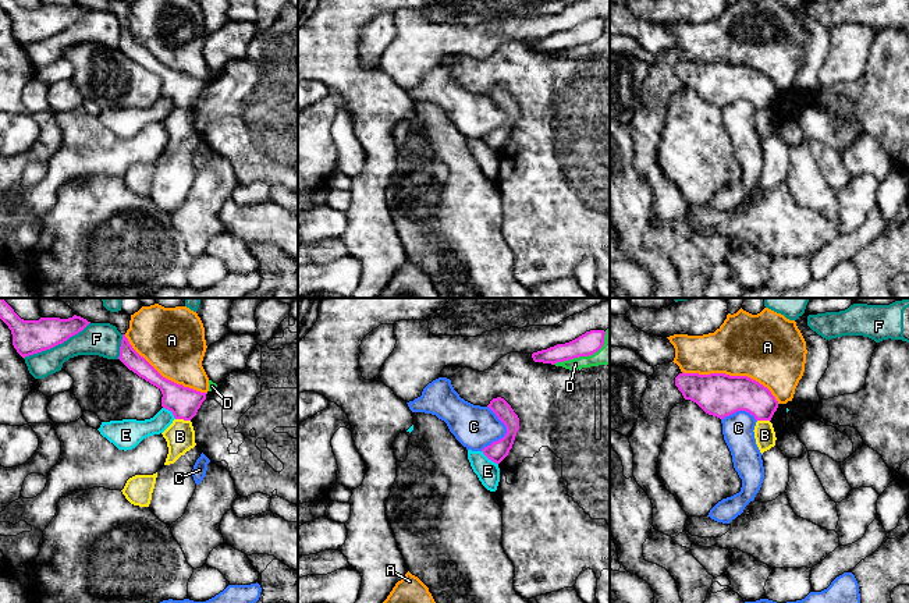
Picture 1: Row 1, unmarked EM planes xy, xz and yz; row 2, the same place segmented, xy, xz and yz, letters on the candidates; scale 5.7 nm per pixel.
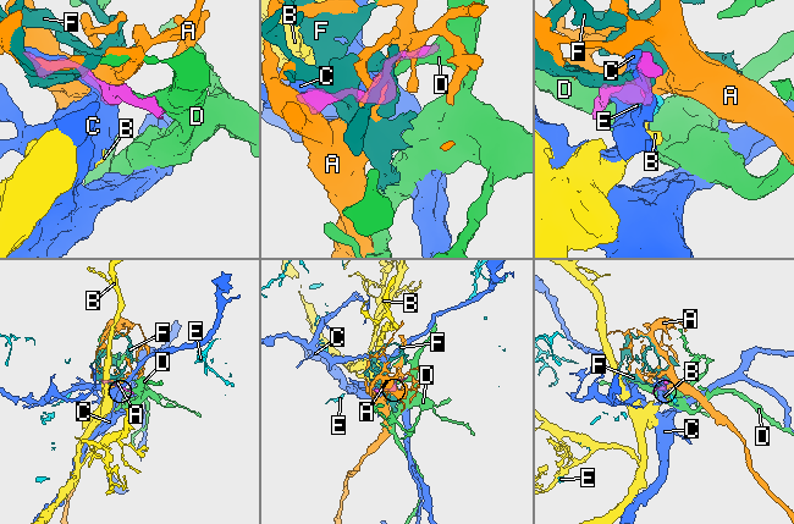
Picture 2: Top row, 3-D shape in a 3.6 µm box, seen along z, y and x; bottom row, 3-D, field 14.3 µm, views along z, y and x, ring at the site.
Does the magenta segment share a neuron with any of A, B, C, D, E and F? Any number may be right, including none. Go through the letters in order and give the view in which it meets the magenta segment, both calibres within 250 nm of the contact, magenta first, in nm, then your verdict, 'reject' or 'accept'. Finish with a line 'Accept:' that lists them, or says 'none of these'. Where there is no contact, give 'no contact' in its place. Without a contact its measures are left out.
A: yz | 260/400 nm | reject
B: xy | 180/170 nm | reject
C: xz | 110/240 nm | reject
D: xz | 130/120 nm | reject
E: xz | 110/130 nm | reject
F: xy | 200/190 nm | reject
Accept: none of these

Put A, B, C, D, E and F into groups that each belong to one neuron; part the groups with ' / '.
A / B / C / D / E / F

